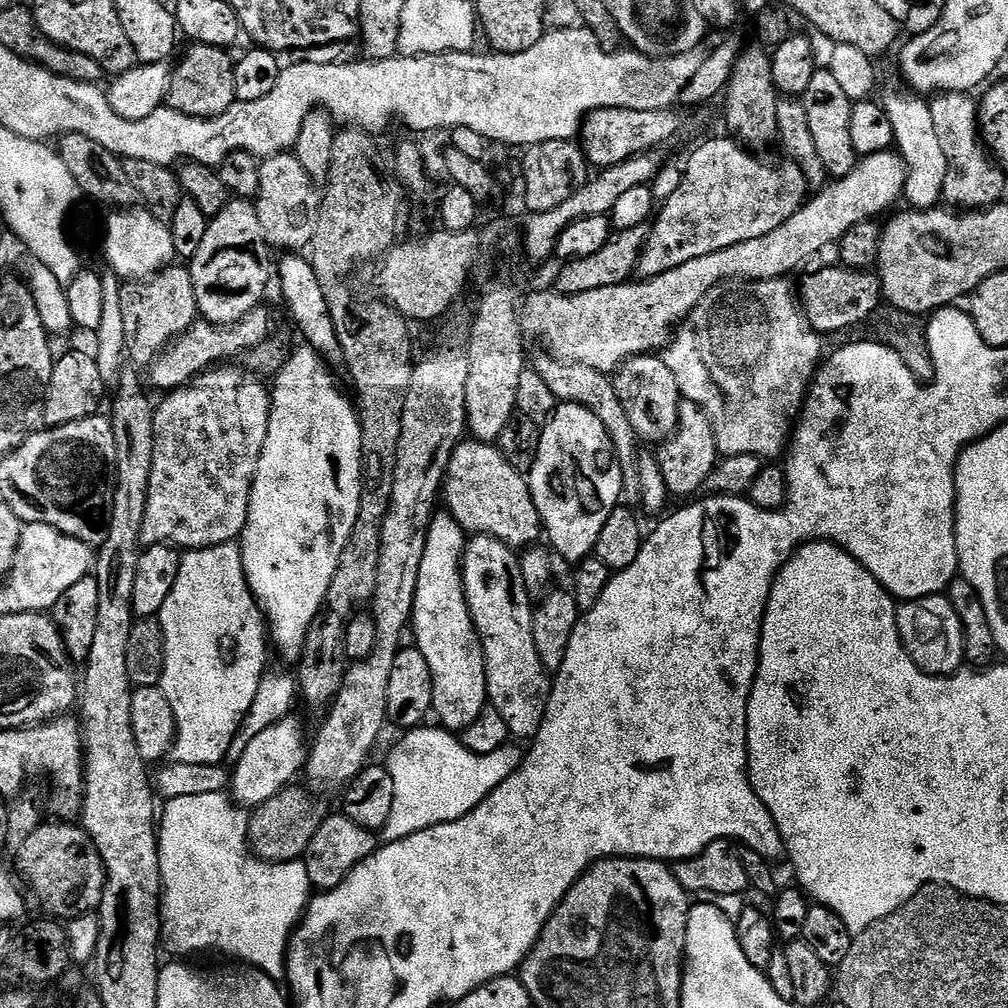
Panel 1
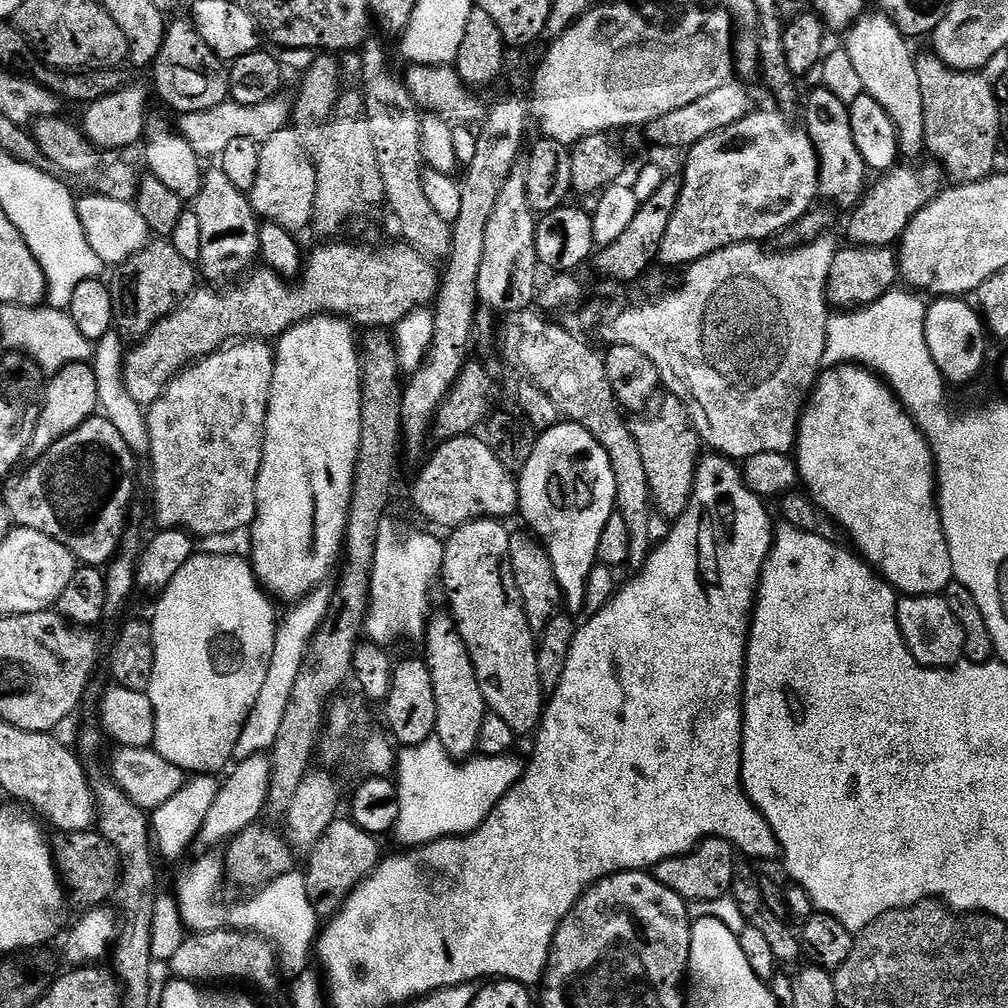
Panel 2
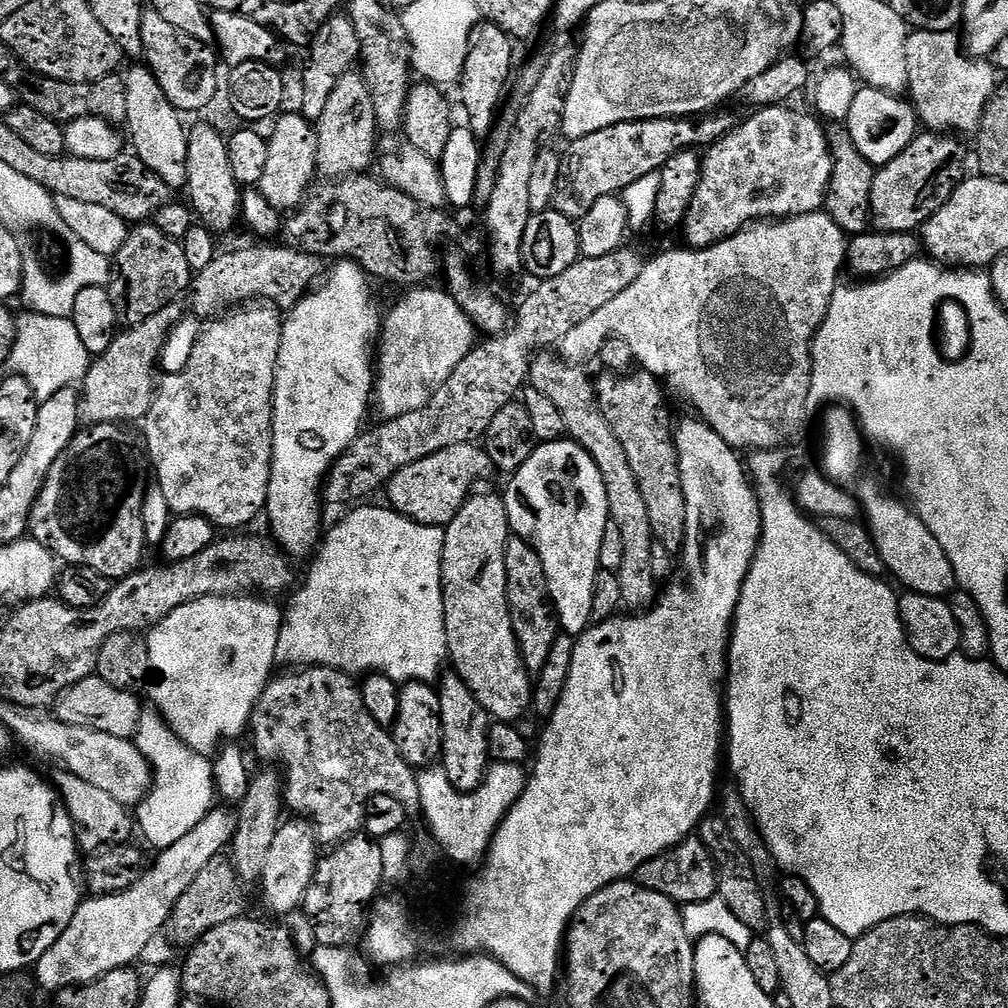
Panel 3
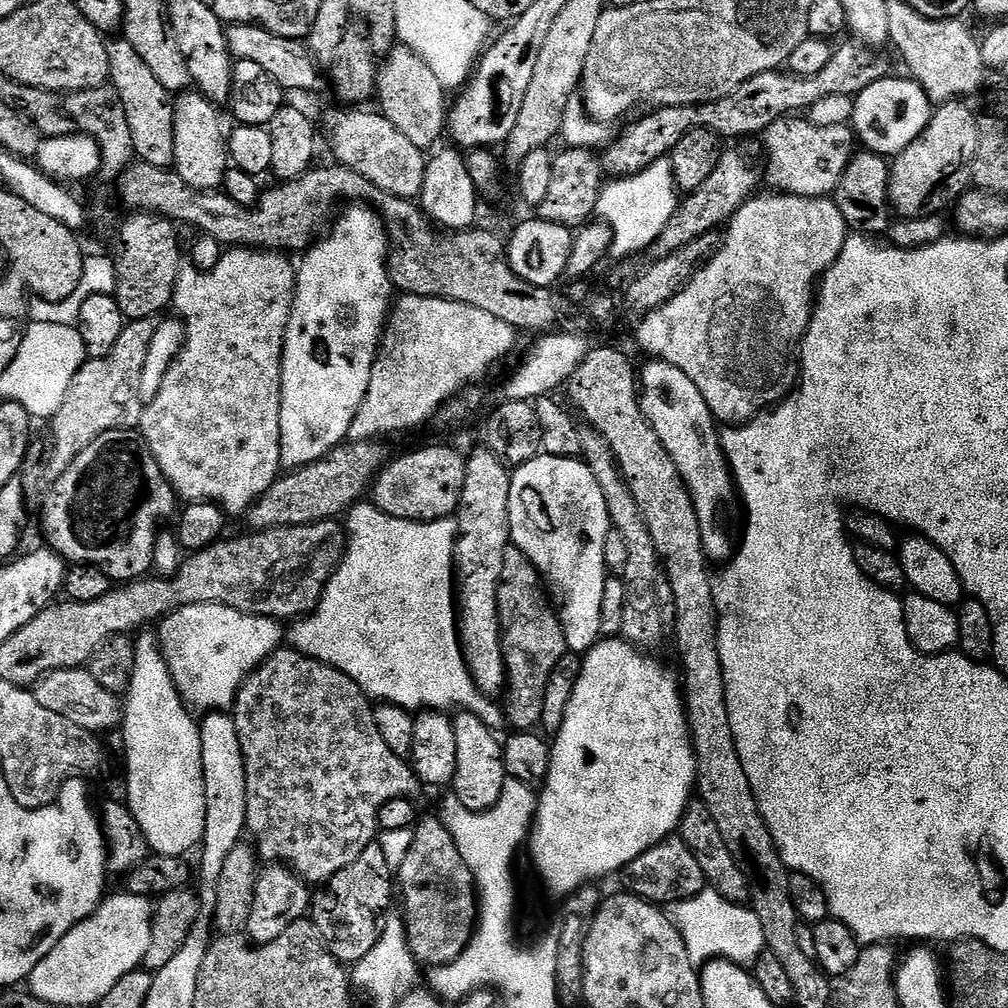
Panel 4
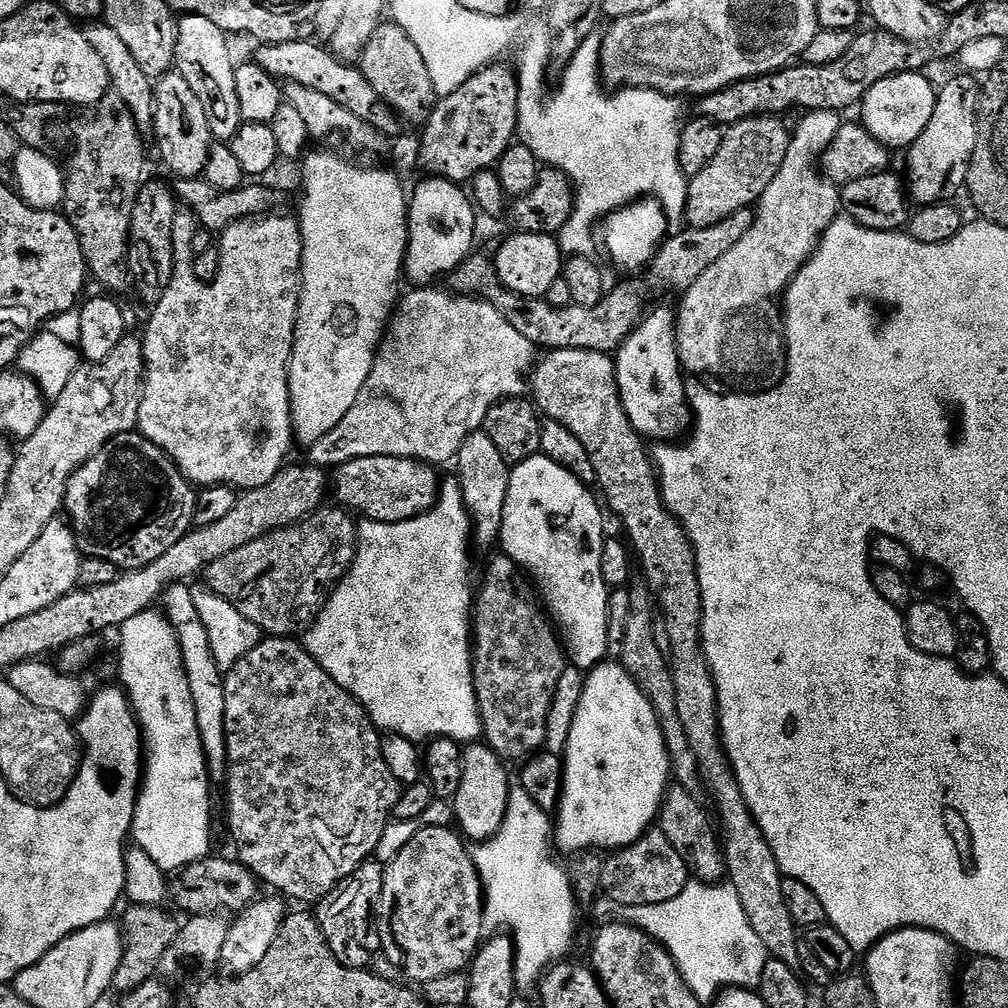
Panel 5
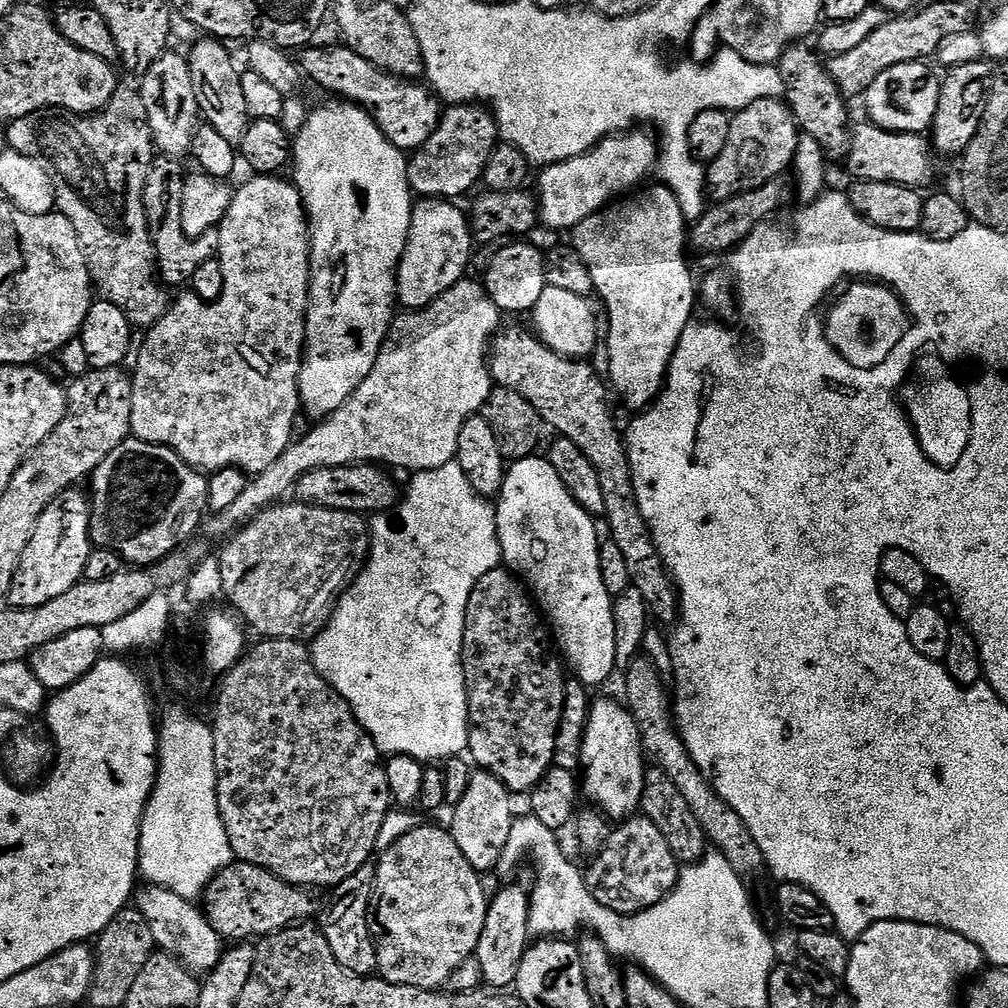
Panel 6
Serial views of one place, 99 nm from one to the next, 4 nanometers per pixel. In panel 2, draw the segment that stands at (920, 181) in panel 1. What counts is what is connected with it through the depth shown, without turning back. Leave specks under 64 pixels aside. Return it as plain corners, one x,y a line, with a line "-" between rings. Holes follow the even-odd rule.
880,12
863,13
846,34
846,49
863,84
864,92
874,98
895,124
901,157
925,155
925,114
922,88
911,44
888,16

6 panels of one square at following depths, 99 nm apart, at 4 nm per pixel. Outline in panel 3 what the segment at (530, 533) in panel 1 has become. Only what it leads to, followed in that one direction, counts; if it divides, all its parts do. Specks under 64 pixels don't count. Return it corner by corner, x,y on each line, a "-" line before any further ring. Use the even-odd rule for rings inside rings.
479,443
450,446
447,450
438,450
438,454
430,454
430,458
422,458
394,474
394,478
386,485
388,492
387,503
393,512
402,514
419,524
444,528
458,514
458,510
465,500
472,495
477,487
476,480
484,480
493,475
492,460
488,457

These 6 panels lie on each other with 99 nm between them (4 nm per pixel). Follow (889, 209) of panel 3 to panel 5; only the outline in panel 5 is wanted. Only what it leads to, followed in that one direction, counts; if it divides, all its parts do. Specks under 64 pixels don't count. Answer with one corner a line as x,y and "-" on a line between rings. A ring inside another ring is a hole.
959,75
939,85
934,114
930,122
926,122
926,130
922,130
922,134
918,134
916,141
906,150
906,191
913,205
943,204
951,201
959,188
961,191
965,187
970,158
978,142
976,115
980,109
982,88
975,75

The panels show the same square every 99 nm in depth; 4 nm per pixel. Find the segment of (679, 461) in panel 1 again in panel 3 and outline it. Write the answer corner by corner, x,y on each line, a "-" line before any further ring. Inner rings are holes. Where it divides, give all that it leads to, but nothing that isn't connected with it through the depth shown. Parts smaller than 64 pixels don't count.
632,370
627,374
604,374
601,380
595,381
598,406
610,422
610,430
614,430
622,448
626,450
626,458
630,462
630,470
634,470
634,478
638,478
638,490
642,490
642,498
646,501
646,510
650,513
650,526
655,540
666,546
669,554
676,554
683,549
686,538
686,494
682,494
682,474
678,466
678,454
673,429
668,428
668,400
664,397
666,388
657,377
643,370

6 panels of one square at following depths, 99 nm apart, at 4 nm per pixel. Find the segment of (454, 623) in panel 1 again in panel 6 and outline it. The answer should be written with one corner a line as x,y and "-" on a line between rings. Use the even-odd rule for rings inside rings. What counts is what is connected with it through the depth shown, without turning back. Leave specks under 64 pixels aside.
476,770
470,778
470,786
466,786
462,802
454,805
456,817
450,823
450,831
454,842
458,842
458,850
466,854
466,862
470,862
476,872
487,874
491,868
495,869
499,865
506,850
506,842
510,842
514,819
512,800
513,793
498,778
494,778
494,774

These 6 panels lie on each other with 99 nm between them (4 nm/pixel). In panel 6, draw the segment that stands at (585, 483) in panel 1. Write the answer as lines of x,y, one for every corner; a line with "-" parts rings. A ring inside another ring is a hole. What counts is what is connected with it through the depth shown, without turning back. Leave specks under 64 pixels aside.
540,454
515,461
505,471
504,484
500,487
494,507
503,563
525,581
532,580
531,595
538,601
539,611
554,629
554,640
567,671
589,690
596,690
618,668
612,609
614,598
606,586
602,586
602,570
598,570
602,536
596,533
597,521
568,493
566,486
562,486
558,470
554,470
551,462

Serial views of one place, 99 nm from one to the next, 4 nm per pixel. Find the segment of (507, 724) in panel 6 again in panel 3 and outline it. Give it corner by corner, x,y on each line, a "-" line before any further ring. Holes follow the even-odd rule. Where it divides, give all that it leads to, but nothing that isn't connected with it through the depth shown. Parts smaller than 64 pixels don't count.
515,534
509,535
506,542
506,590
514,622
514,634
518,638
524,664
529,672
538,674
542,666
546,666
546,657
562,634
562,629
560,620
556,617
556,607
552,605
552,595
548,589
542,558
538,558
538,554
527,540

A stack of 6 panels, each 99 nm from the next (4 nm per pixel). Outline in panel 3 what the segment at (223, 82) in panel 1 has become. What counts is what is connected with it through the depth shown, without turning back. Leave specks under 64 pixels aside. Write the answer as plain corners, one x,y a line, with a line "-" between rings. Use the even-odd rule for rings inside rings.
145,10
142,14
142,46
147,68
152,71
154,78
158,78
158,86
162,86
166,98
170,98
181,114
196,112
215,98
216,87
222,84
221,77
220,80
216,77
218,56
205,41
182,34
182,30
174,30
174,26
170,26
162,14

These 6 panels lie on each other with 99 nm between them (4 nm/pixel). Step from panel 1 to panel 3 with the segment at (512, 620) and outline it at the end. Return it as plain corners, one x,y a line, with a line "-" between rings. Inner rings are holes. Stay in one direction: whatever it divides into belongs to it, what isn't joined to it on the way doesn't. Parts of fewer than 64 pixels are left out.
473,491
472,495
465,500
464,504
458,510
458,514
444,528
444,549
442,550
442,562
440,569
442,570
442,590
444,591
444,621
446,622
446,642
448,643
448,660
453,664
455,673
461,680
466,682
466,686
470,686
470,690
474,694
474,698
478,698
478,702
484,707
489,717
496,722
520,722
524,715
529,715
532,706
532,690
534,687
533,673
529,672
524,664
524,659
520,653
518,646
518,638
514,634
514,622
510,614
510,606
508,605
508,591
506,590
506,542
510,535
508,526
508,515
506,514
506,506
504,505
503,495
497,492
480,492

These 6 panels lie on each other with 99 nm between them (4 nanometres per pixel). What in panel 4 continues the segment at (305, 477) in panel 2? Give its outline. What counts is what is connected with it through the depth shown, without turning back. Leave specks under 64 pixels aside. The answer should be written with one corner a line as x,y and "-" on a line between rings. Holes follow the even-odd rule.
348,206
336,225
331,225
332,233
328,237
317,239
316,243
303,253
301,264
296,273
296,287
290,296
288,329
284,335
284,353
280,363
280,463
285,469
301,468
348,440
350,422
366,398
366,386
370,386
370,370
376,361
376,350
380,347
380,337
384,335
384,325
388,323
390,309
394,304
394,289
388,277
388,243
383,221
371,207

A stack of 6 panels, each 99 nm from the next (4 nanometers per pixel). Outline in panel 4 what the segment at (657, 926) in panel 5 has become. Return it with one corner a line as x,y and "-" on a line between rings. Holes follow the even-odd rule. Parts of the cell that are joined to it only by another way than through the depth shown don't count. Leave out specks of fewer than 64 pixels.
715,891
699,892
694,899
679,905
680,933
687,939
686,950
693,965
703,966
709,960
729,960
741,966
755,965
766,945
762,936
762,922
756,913
744,904
729,904
726,898
717,896

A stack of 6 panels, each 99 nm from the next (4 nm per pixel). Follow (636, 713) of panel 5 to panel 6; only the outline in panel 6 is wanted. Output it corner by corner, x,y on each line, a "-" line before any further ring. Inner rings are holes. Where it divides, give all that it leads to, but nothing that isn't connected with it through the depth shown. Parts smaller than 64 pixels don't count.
597,699
586,726
584,745
582,746
582,796
589,805
597,806
609,820
623,822
641,807
646,783
646,753
640,740
640,731
632,713
619,699

